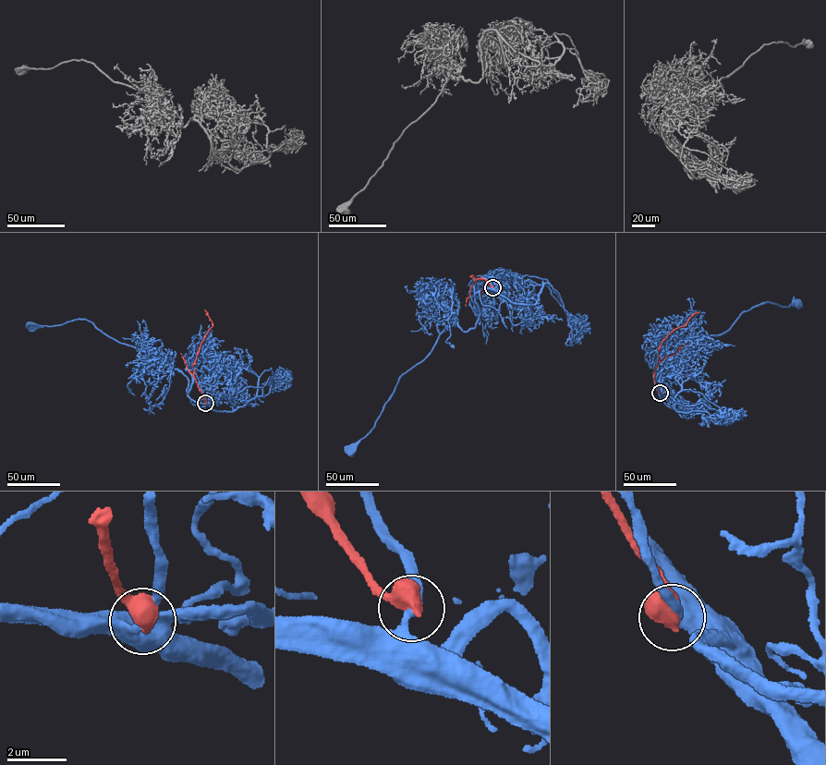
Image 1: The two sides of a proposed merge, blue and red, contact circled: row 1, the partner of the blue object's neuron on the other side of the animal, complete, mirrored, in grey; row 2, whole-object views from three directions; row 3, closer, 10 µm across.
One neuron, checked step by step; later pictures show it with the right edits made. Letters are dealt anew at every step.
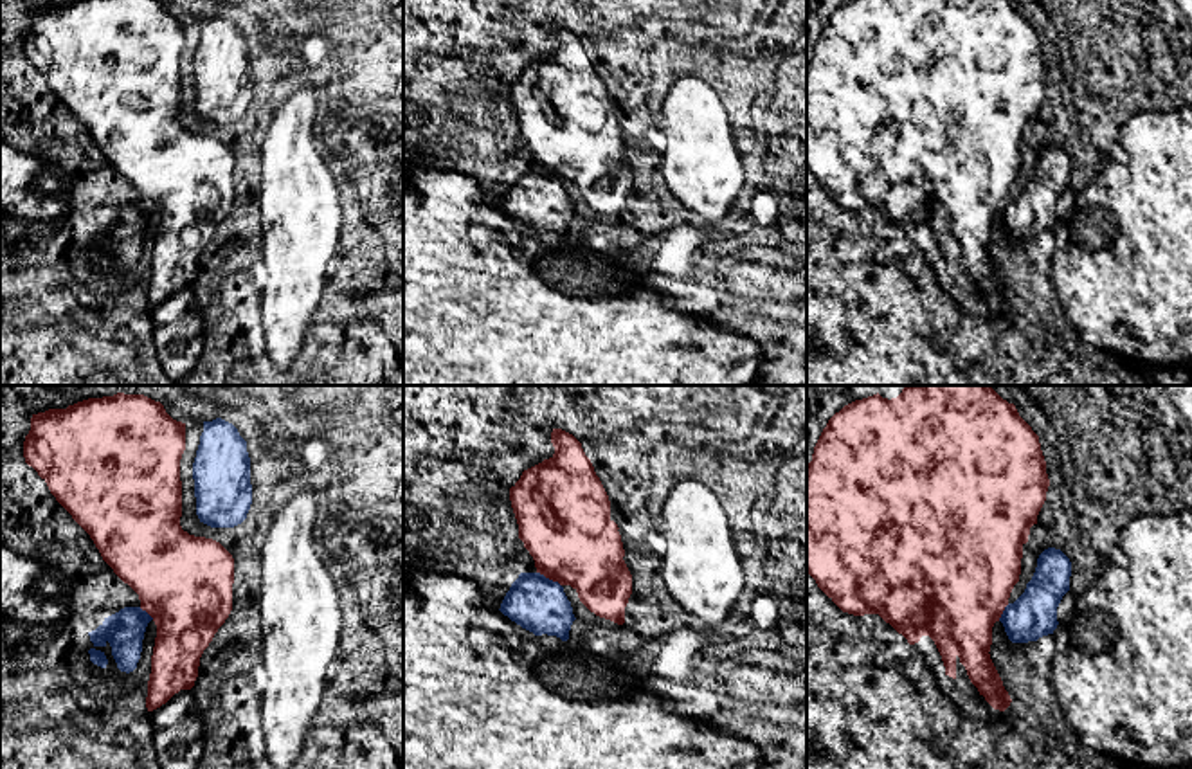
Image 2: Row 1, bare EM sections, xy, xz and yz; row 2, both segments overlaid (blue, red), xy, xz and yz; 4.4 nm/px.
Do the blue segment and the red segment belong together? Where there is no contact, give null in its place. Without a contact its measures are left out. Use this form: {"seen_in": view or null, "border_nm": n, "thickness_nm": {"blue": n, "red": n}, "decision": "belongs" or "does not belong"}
{"seen_in": "xz", "border_nm": 130, "thickness_nm": {"blue": 240, "red": 400}, "decision": "does not belong"}

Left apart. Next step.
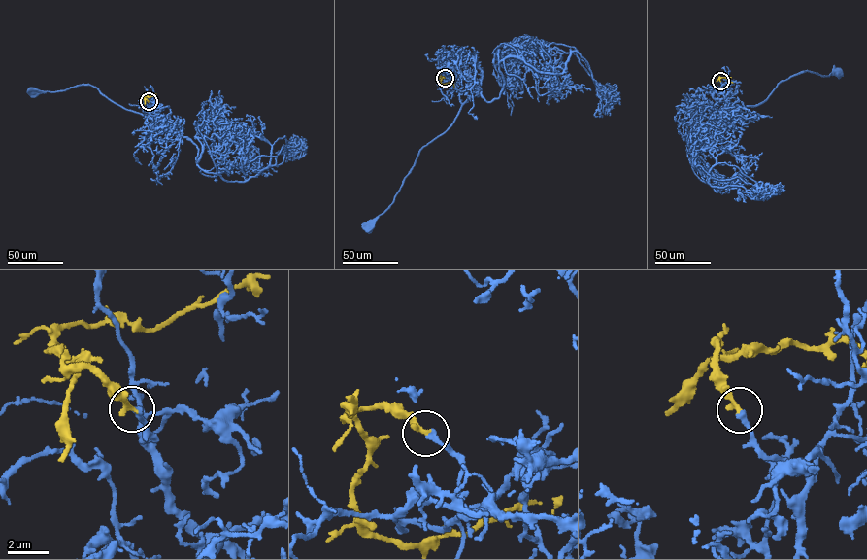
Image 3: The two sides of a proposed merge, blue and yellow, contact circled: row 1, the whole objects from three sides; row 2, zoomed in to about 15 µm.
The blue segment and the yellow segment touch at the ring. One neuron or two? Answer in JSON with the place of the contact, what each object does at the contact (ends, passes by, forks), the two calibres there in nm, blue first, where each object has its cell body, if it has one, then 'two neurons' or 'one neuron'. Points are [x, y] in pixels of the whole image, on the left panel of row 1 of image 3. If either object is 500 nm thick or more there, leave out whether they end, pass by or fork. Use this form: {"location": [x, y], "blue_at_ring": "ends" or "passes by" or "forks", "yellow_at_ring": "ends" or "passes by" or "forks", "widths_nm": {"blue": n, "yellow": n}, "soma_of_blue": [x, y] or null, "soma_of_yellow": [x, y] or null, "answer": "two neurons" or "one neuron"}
{"location": [149, 101], "blue_at_ring": "ends", "yellow_at_ring": "ends", "widths_nm": {"blue": 260, "yellow": 260}, "soma_of_blue": [33, 91], "soma_of_yellow": null, "answer": "two neurons"}

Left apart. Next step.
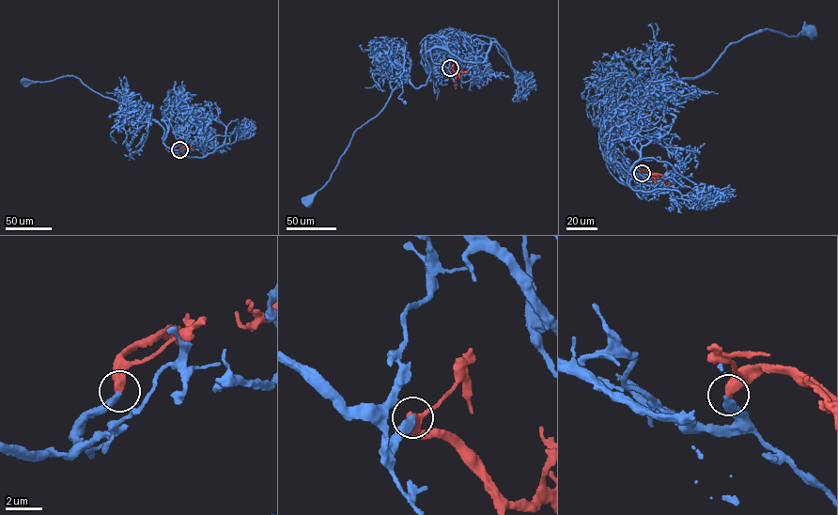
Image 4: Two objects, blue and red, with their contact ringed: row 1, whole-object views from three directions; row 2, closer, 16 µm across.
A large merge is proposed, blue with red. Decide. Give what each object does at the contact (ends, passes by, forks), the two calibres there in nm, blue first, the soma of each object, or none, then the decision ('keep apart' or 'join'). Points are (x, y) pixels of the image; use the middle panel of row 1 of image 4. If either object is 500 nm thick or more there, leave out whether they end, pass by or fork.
calibres 340 and 500 nm; soma blue (308, 202); soma red none; join

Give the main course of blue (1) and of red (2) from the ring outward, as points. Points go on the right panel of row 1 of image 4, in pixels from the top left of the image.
1: (642, 173), (611, 149), (671, 126), (665, 87), (702, 75), (731, 44), (767, 28), (813, 31)
2: (642, 173), (647, 172), (673, 184)

